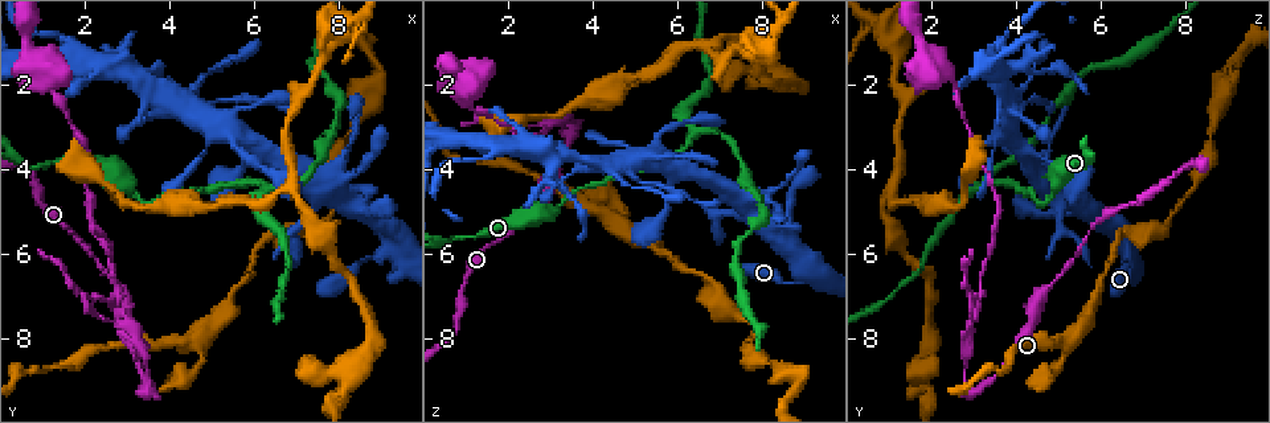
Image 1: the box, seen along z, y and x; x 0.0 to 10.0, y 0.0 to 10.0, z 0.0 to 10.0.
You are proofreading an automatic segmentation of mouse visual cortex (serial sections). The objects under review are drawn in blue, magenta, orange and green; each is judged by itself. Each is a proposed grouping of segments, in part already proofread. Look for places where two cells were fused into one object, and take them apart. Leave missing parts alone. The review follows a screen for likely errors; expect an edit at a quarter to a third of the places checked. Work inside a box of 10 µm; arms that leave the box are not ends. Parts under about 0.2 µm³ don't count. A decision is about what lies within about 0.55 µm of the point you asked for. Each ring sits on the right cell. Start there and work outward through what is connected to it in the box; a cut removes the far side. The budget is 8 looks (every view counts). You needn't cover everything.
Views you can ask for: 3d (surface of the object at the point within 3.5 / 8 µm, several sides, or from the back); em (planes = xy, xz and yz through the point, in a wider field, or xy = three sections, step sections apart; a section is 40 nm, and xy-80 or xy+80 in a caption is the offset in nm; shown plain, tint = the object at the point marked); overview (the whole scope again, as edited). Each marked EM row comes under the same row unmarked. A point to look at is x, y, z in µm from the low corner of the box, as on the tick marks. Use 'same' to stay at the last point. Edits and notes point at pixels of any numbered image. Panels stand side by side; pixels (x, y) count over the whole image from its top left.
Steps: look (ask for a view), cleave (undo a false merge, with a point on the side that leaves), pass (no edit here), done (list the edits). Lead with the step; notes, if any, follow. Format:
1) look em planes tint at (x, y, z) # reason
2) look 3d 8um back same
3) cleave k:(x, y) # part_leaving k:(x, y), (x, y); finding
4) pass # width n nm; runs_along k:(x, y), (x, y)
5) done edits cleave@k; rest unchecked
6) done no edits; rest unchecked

look 3d 3.5um at (3.55, 8.80, 2.85) # calibre changes

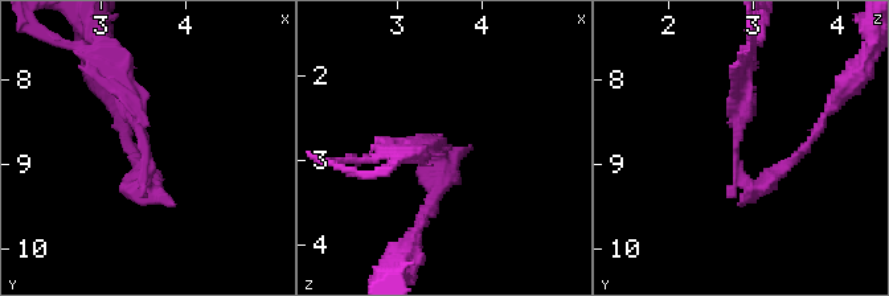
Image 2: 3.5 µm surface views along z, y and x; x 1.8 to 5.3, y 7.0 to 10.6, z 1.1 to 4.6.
look em planes tint at (3.60, 8.80, 2.80) # arm_widths 200, 200 nm; now the EM

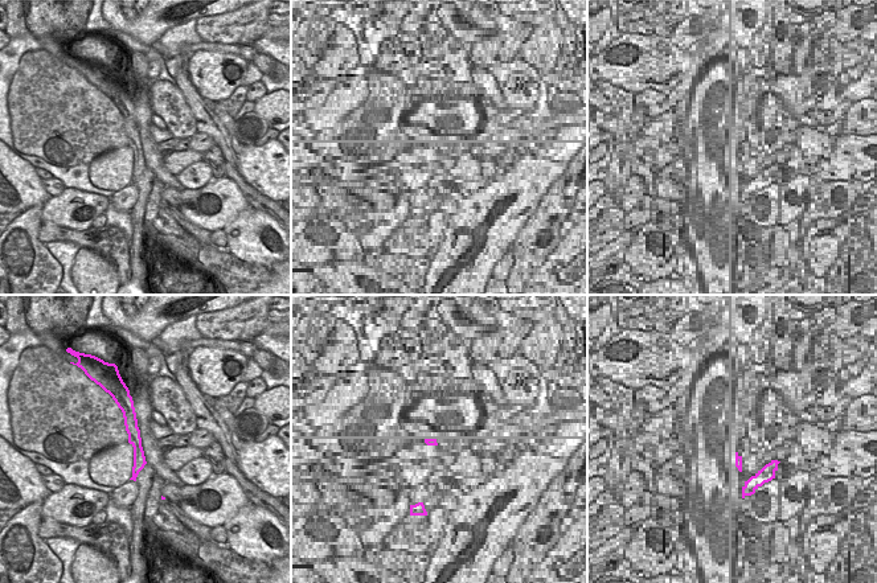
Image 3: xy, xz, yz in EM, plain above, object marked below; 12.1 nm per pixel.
cleave 2:(140, 103) # width 160 nm; part_leaving 2:(738, 144), (741, 95), (754, 35); a second cell is stuck on

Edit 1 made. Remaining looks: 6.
look overview # see it whole again

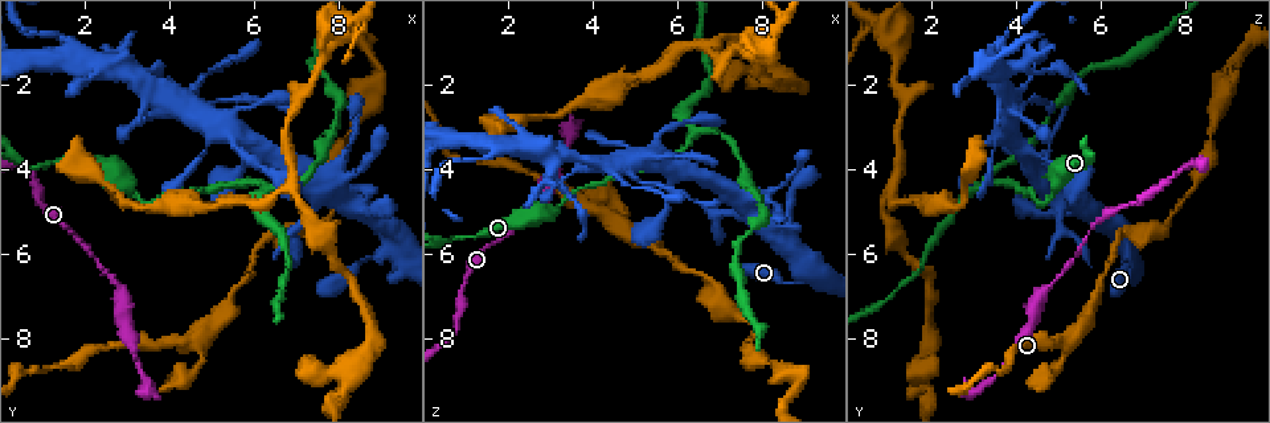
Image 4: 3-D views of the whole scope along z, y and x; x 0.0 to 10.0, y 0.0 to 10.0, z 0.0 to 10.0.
look 3d 3.5um at (6.95, 5.40, 6.80)

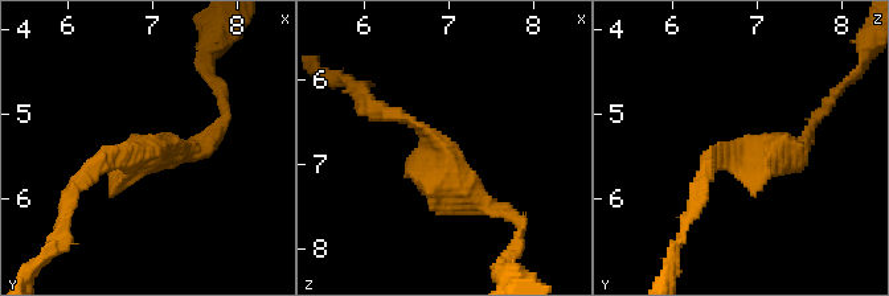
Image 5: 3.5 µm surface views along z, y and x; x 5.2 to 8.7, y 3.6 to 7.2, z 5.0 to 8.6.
look em xy step 5 tint at (6.95, 5.45, 6.80)

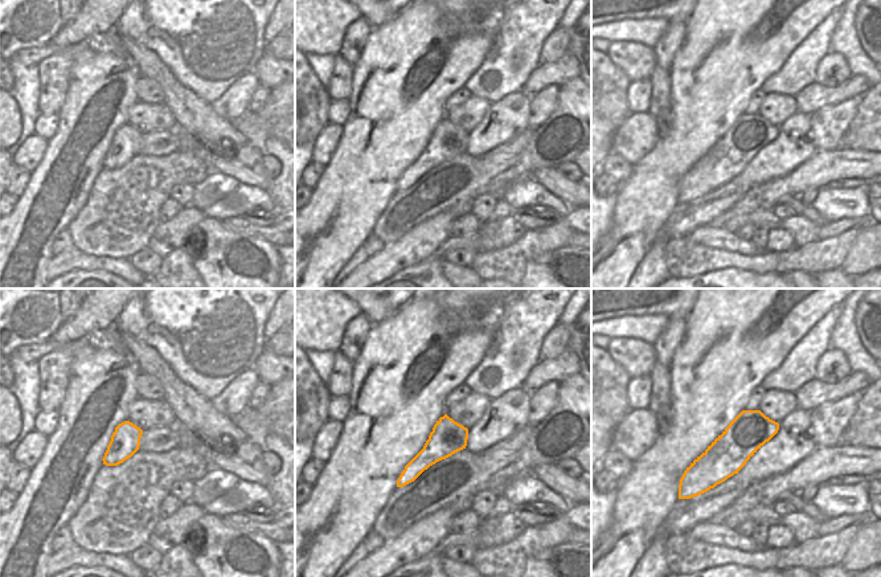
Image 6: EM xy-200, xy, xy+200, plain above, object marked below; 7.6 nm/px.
pass # runs_along 5:(377, 109), (443, 146), (451, 180), (500, 213); one cell here

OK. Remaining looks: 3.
look 3d 3.5um at (6.50, 4.45, 3.25) # a fork

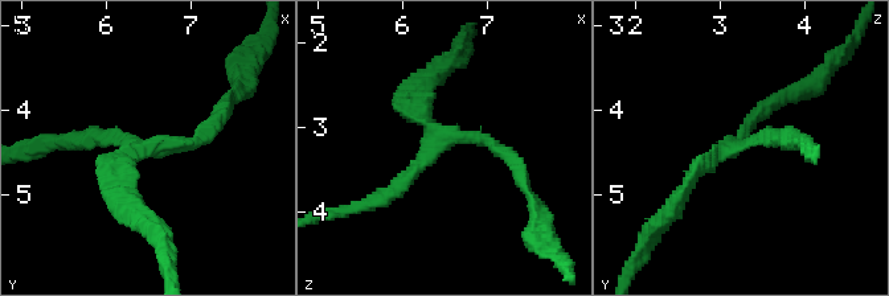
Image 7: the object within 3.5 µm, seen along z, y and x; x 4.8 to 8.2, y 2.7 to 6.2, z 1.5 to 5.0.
look em xy step 2 tint at (6.45, 4.40, 3.25) # arms 3; arm_widths 150, 150, 200 nm; shape alone is not enough

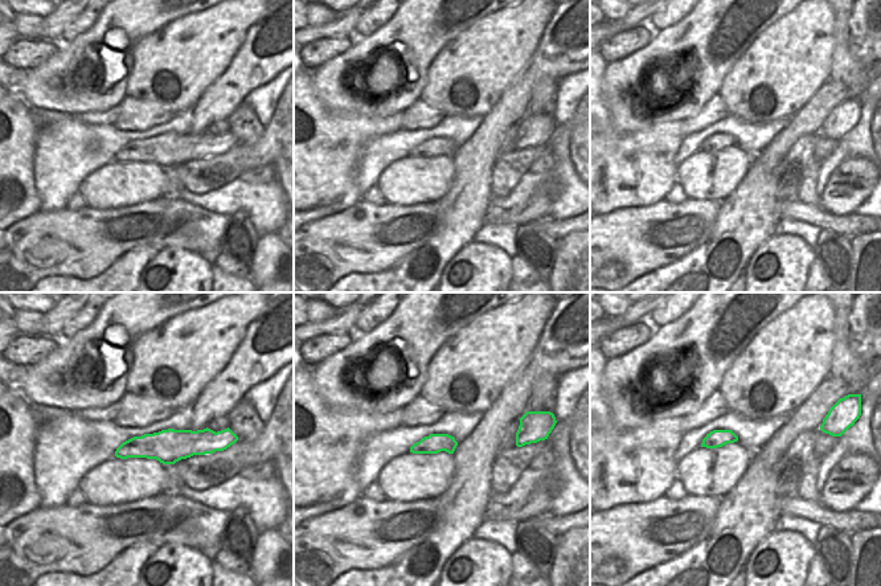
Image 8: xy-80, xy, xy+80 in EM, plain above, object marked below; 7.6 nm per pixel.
pass # width 150 nm; runs_along 7:(371, 202), (453, 135), (513, 159); one cell here

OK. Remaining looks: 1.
done edits cleave@2; rest unchecked

